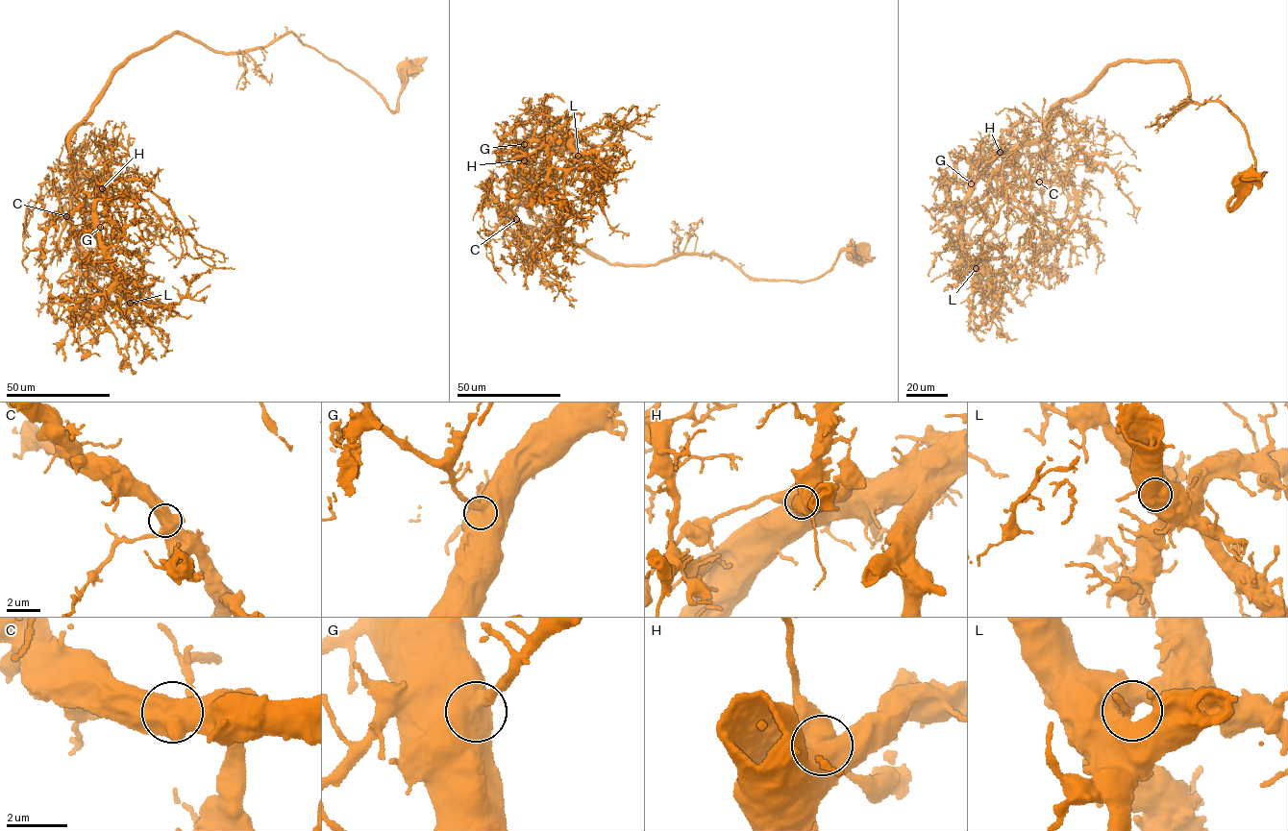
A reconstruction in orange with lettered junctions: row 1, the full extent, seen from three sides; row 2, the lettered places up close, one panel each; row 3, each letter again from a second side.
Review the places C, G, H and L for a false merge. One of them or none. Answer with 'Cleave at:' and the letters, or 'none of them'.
Cleave at: none of them

